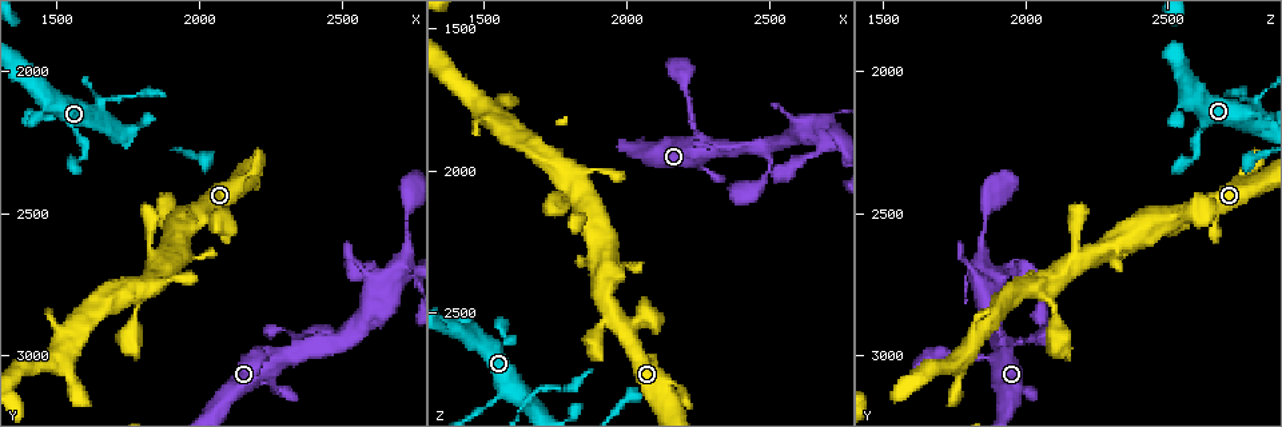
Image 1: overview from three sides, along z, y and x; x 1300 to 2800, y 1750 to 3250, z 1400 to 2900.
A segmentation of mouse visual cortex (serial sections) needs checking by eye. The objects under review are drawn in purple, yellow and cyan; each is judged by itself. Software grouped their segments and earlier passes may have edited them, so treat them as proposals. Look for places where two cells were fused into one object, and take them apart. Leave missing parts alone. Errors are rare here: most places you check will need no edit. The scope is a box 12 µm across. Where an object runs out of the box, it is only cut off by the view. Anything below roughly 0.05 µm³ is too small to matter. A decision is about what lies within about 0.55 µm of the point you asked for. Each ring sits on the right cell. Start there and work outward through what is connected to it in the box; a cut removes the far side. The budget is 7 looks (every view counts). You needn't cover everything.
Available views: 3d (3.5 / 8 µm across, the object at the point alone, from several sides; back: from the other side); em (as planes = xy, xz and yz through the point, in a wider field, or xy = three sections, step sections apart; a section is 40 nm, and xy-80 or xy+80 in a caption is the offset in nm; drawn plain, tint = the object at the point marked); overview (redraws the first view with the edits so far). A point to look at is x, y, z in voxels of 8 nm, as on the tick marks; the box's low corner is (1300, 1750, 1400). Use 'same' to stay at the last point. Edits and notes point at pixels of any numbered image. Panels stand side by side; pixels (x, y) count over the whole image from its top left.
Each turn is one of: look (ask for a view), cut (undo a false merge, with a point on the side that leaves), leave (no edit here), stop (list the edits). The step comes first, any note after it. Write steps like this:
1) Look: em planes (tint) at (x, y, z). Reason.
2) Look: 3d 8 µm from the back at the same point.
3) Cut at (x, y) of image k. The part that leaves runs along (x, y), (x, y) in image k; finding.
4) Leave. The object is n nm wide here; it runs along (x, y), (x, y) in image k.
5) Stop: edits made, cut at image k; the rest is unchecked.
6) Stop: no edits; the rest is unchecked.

Look: 3d 3.5 µm at (2240, 3010, 1850). Sharp bend.

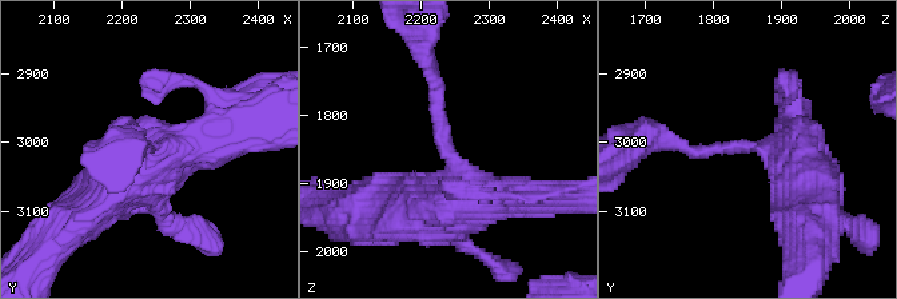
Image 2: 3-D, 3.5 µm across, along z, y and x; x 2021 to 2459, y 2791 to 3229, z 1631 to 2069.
Look: em planes (tint) at (2235, 3010, 1855).

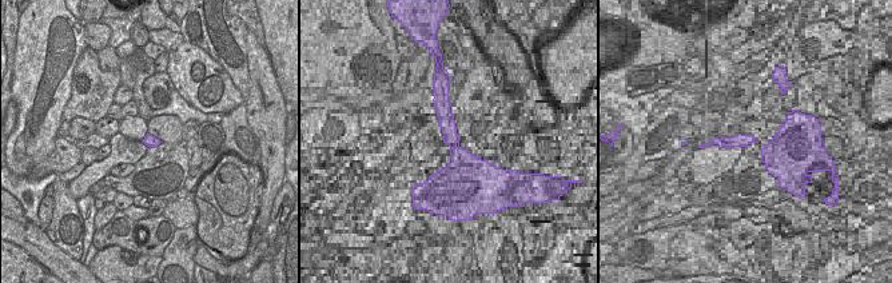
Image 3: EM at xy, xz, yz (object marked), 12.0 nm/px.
Look: em xy step 5 (tint) at the same point. Another direction.

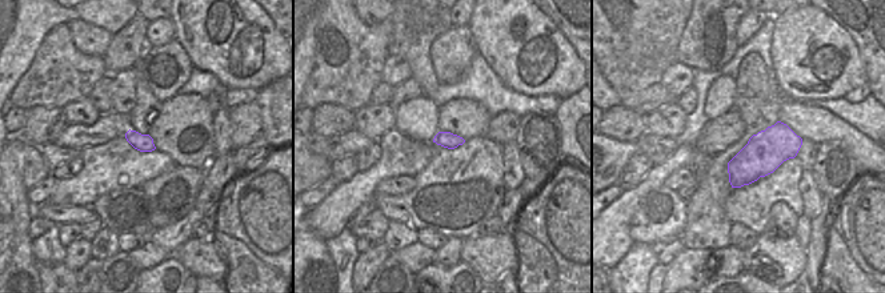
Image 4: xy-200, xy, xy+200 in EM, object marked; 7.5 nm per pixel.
Leave. The arms are 150, 600 nm wide; it runs along (804, 167), (797, 151), (666, 143) in image 2; continuous, no second cell.

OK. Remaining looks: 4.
Look: 3d 3.5 µm at (2170, 2360, 2760). Thick turns thin.

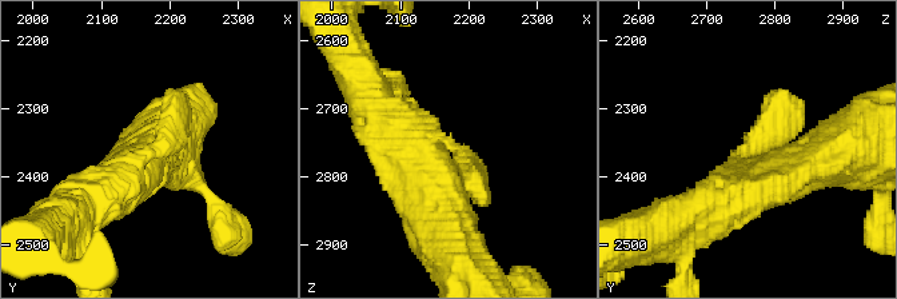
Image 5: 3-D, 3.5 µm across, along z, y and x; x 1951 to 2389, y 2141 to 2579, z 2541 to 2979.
Look: em xy step 2 (tint) at (2180, 2365, 2755).

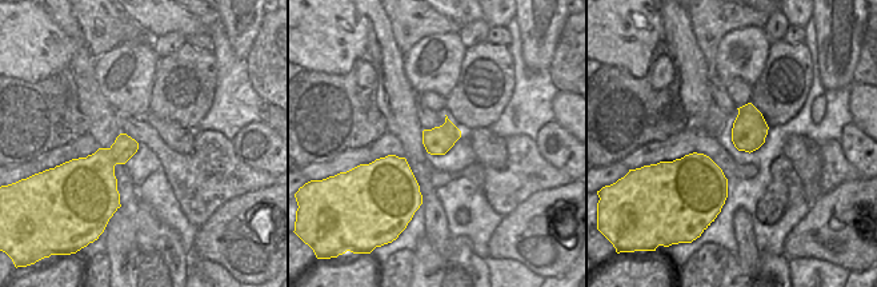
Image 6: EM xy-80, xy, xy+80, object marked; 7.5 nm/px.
Look: em xy step 5 (tint) at the same point. Cut it another way.

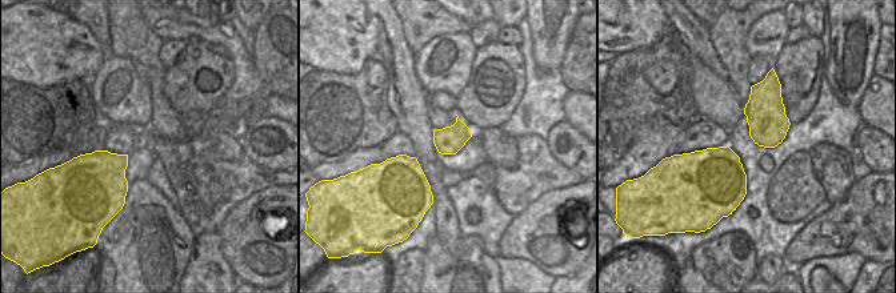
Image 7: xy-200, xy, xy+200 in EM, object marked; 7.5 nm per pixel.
Leave. It runs along (98, 194), (155, 152), (188, 107) in image 5; all the same cell.

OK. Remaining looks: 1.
Stop: no edits; the rest is unchecked.

